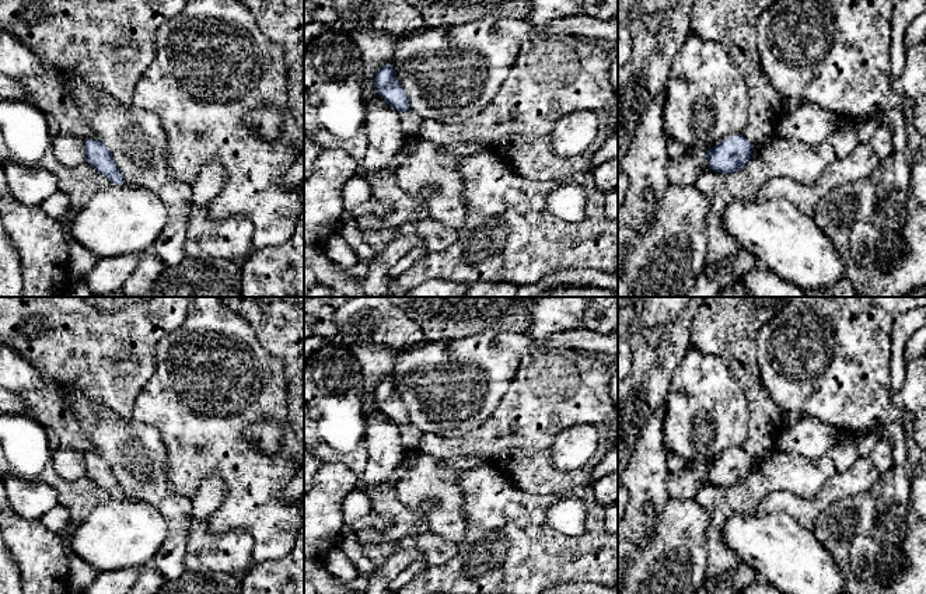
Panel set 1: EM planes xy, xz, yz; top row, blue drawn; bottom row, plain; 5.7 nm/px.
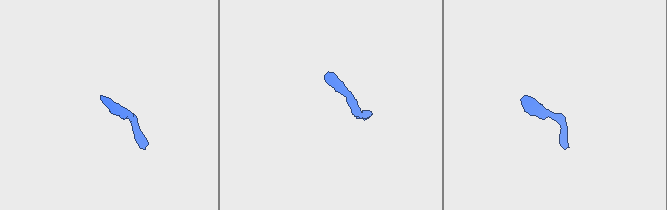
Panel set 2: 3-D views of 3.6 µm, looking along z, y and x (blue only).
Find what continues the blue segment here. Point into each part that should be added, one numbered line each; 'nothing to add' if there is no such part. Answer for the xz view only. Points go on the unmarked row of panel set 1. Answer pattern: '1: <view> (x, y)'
nothing to add

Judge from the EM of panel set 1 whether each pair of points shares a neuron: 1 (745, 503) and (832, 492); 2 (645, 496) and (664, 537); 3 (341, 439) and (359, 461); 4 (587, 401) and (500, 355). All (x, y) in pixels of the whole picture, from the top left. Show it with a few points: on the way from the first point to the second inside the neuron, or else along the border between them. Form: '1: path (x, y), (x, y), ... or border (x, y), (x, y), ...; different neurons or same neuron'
1: border (793, 493), (775, 491), (752, 510); different neurons
2: border (670, 498), (653, 531), (636, 547); different neurons
3: path (342, 444), (353, 456); same neuron
4: border (547, 348), (538, 348), (521, 360), (503, 394); different neurons

